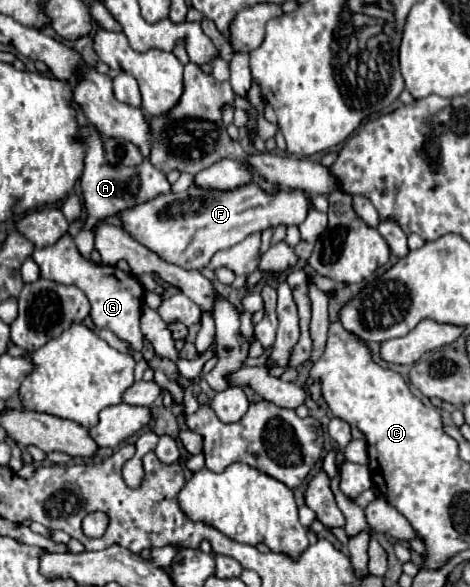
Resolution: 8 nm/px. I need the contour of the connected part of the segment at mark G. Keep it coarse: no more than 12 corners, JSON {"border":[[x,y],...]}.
{"border":[[69,233],[35,249],[43,279],[77,285],[97,329],[141,351],[143,285],[85,261]]}

